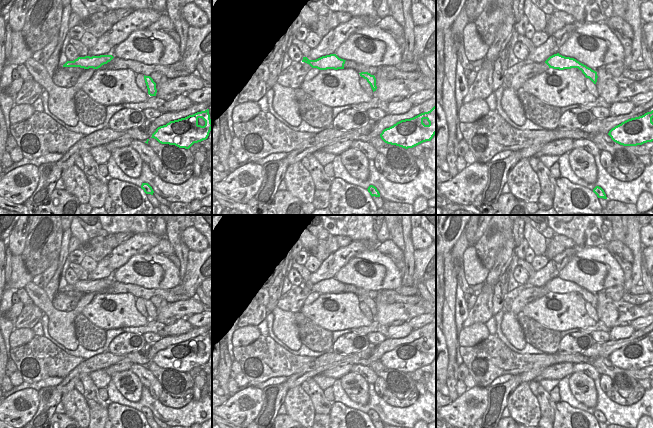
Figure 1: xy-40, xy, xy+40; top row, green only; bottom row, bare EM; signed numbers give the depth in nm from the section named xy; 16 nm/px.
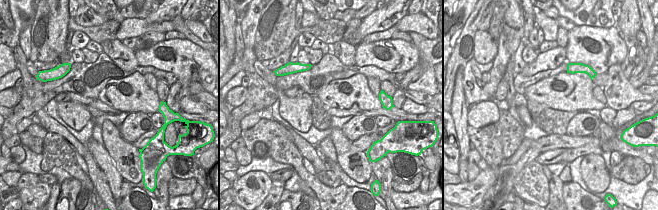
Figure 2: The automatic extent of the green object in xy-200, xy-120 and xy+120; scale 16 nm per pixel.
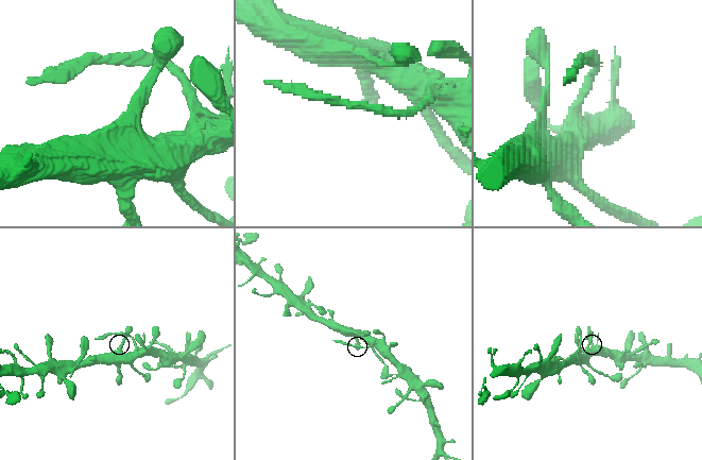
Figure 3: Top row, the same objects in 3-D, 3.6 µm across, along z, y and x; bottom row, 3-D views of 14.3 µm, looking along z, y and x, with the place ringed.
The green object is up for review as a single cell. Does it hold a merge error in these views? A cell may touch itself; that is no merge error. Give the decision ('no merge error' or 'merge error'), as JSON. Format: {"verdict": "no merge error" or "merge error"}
{"verdict": "merge error"}

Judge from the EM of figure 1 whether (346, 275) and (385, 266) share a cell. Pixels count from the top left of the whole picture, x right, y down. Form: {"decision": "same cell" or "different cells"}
{"decision": "same cell"}

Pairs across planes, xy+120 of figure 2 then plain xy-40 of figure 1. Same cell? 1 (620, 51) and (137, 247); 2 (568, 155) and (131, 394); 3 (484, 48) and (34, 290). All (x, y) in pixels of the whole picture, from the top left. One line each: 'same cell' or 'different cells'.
1: different cells
2: different cells
3: different cells

